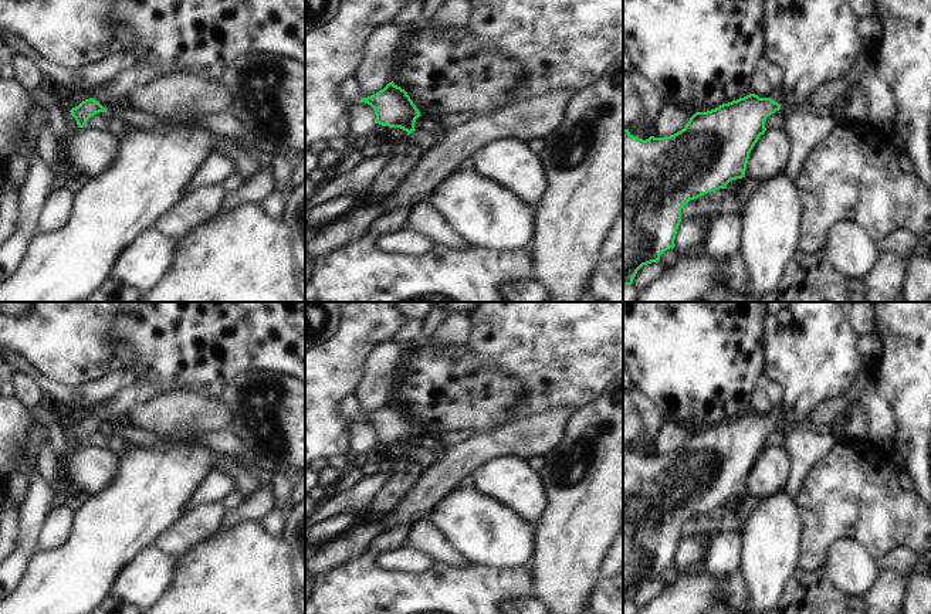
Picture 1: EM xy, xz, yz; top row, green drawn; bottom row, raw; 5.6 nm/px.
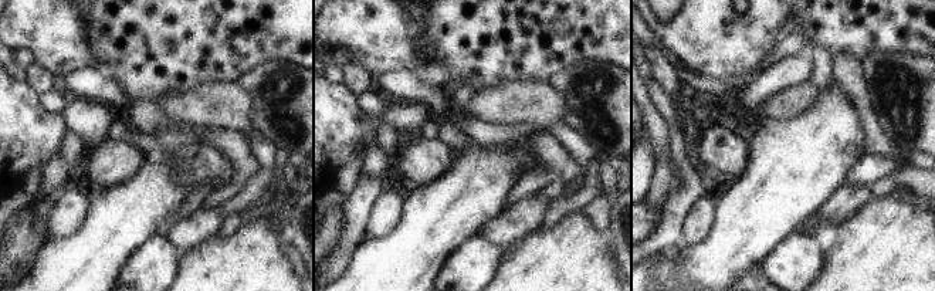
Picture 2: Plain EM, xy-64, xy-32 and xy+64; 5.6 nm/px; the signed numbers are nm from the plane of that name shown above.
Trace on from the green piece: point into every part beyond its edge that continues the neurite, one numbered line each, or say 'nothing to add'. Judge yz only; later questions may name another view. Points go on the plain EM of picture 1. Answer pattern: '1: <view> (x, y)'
1: yz (775, 411)

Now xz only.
1: xz (426, 458)

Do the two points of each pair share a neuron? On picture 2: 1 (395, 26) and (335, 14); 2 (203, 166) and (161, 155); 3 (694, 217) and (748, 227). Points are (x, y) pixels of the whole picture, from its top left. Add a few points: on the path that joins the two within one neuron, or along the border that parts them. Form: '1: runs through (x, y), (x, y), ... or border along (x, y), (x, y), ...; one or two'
1: runs through (380, 26), (375, 26), (365, 16), (349, 16); one
2: runs through (193, 165), (186, 165), (170, 156); one
3: border along (717, 199), (711, 230), (691, 246); two

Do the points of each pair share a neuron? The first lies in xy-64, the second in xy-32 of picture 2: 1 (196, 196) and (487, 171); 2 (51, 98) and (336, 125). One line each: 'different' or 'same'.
1: different
2: different

